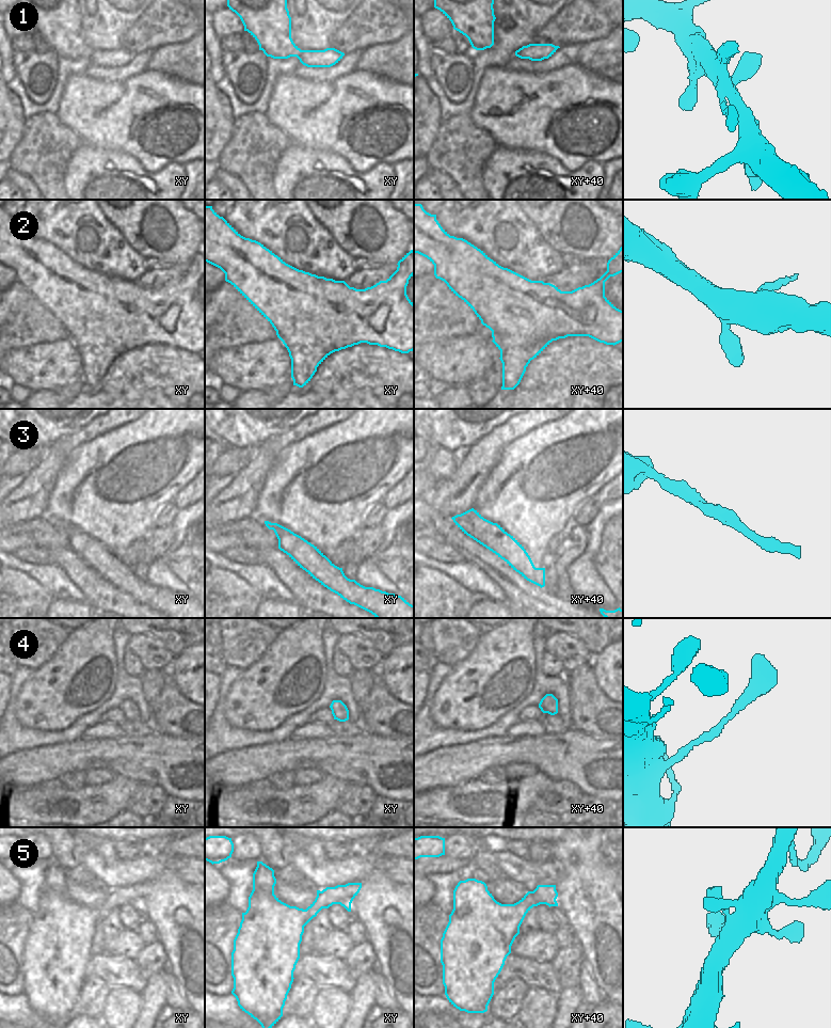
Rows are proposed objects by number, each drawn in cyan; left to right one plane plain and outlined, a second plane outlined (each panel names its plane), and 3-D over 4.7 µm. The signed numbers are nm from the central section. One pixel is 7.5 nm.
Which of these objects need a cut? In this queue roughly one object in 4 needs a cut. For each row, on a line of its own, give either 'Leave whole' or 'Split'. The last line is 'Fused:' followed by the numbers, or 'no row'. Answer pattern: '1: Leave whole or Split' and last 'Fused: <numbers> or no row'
1: Leave whole
2: Leave whole
3: Leave whole
4: Leave whole
5: Leave whole
Fused: no row.

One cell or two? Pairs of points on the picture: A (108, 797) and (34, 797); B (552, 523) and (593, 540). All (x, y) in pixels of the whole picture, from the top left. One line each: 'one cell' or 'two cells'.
A: one cell
B: two cells

